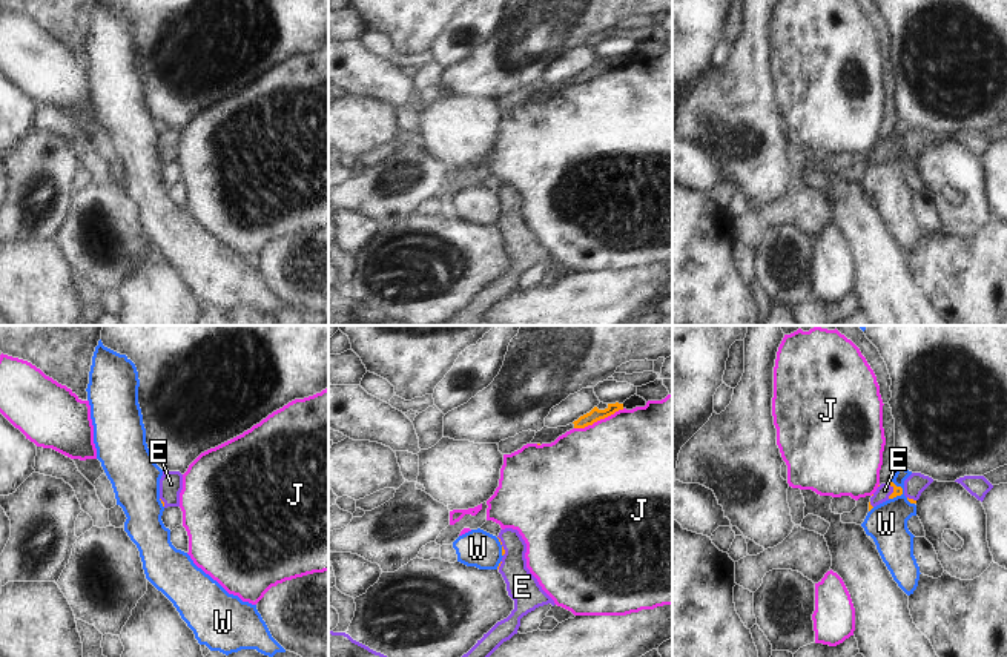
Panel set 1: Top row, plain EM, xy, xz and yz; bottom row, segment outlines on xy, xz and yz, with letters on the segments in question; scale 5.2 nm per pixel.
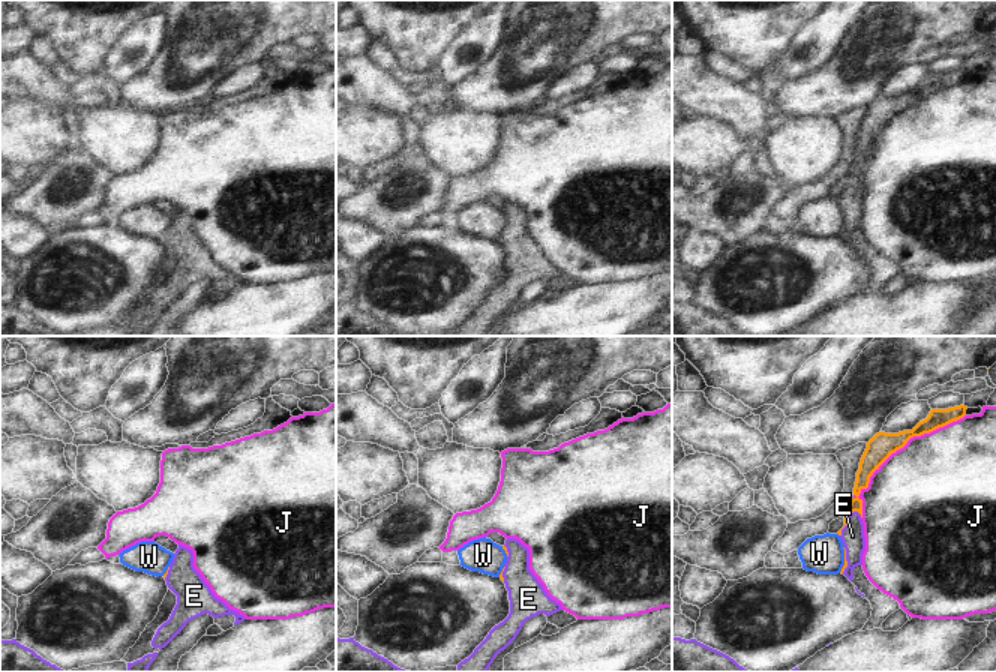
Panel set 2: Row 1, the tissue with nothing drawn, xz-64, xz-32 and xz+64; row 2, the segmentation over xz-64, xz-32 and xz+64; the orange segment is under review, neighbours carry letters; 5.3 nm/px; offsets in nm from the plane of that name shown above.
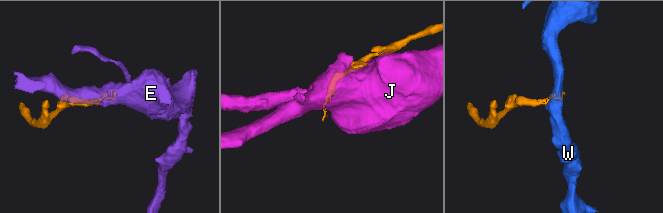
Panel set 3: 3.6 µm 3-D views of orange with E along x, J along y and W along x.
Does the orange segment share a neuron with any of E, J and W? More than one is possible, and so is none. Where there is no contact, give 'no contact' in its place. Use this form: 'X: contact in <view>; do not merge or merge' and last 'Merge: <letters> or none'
E: contact in xz; merge
J: contact in xz; do not merge
W: contact in yz; do not merge
Merge: E

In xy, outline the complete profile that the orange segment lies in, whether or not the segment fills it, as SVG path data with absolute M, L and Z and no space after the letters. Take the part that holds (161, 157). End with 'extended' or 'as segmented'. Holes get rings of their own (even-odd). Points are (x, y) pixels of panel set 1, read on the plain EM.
M164 126L160 135L160 155L163 163L180 163L181 146L183 130L180 127Z; extended

